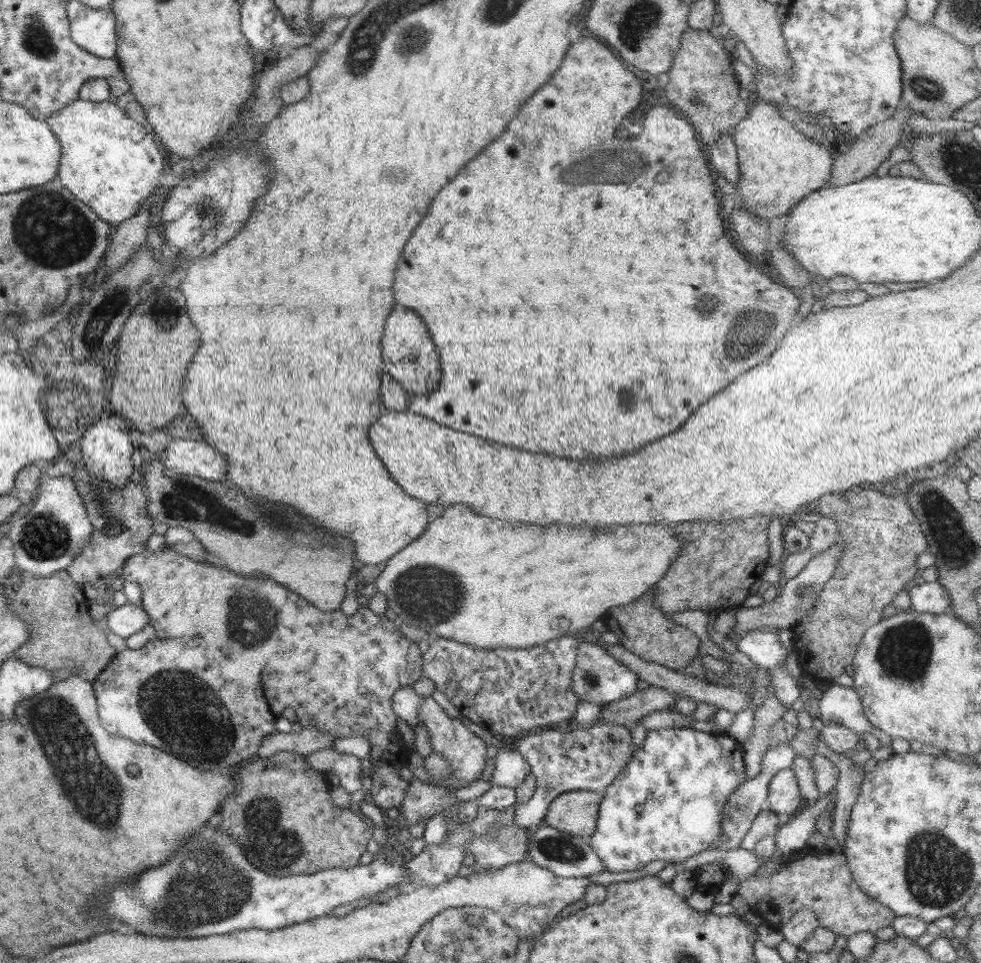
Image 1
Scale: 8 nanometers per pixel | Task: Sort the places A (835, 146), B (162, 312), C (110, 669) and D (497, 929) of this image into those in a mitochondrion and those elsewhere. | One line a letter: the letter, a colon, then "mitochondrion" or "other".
A: other
B: mitochondrion
C: other
D: other

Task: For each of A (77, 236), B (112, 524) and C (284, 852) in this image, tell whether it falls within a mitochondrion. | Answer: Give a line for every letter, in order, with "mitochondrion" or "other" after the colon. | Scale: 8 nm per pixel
A: mitochondrion
B: mitochondrion
C: mitochondrion

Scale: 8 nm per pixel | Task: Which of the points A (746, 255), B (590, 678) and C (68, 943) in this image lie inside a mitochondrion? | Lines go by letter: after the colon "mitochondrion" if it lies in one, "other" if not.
A: other
B: mitochondrion
C: other

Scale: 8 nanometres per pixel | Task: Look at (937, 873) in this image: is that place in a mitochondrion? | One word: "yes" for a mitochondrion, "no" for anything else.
yes

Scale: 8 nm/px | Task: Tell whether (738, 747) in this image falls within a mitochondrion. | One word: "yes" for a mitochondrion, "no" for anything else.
no

